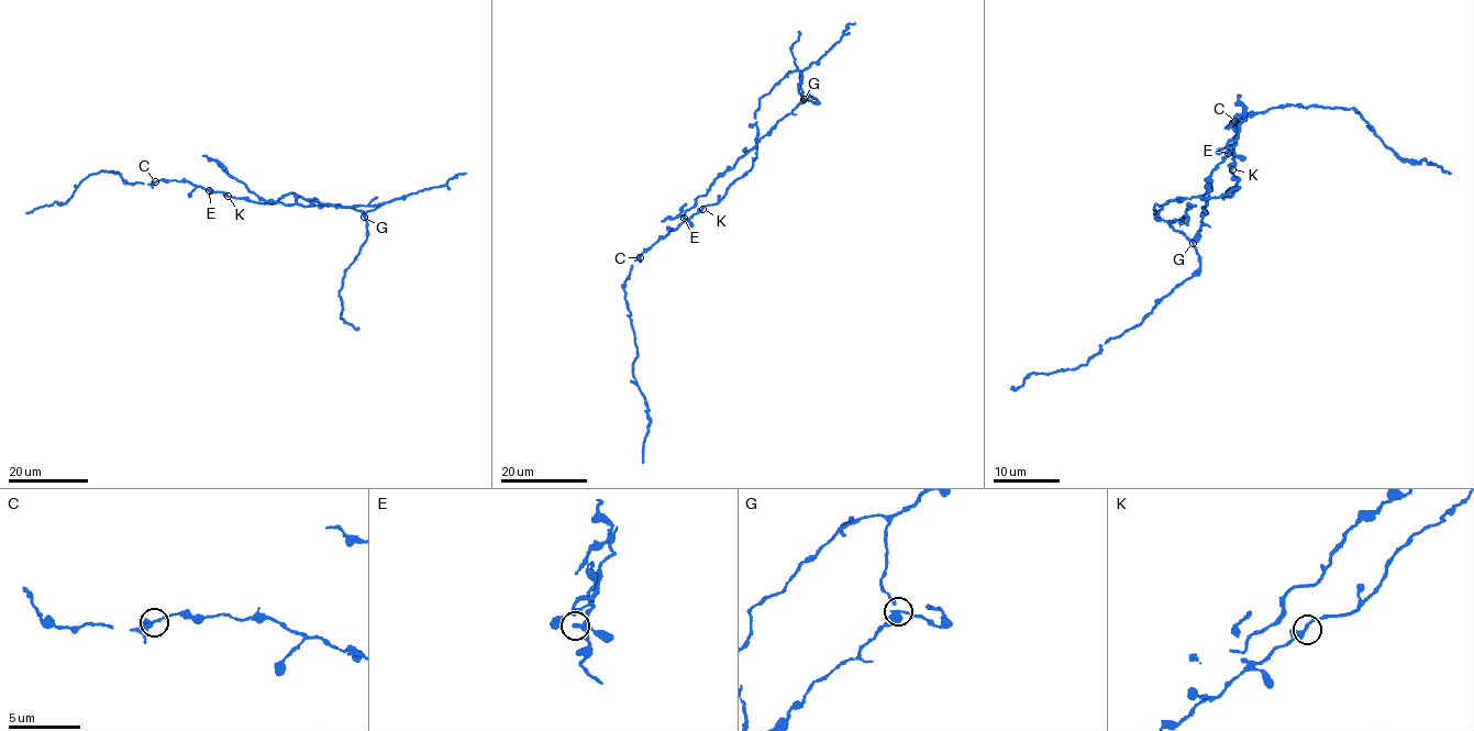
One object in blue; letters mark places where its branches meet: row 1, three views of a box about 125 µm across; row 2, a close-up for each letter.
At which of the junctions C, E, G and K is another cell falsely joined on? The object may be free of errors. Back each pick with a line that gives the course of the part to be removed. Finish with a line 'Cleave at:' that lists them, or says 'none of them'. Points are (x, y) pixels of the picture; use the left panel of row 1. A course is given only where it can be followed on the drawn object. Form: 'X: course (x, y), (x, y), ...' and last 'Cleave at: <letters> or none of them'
G: course (364, 217), (350, 207), (302, 207), (265, 201), (213, 161), (202, 156)
Cleave at: G

